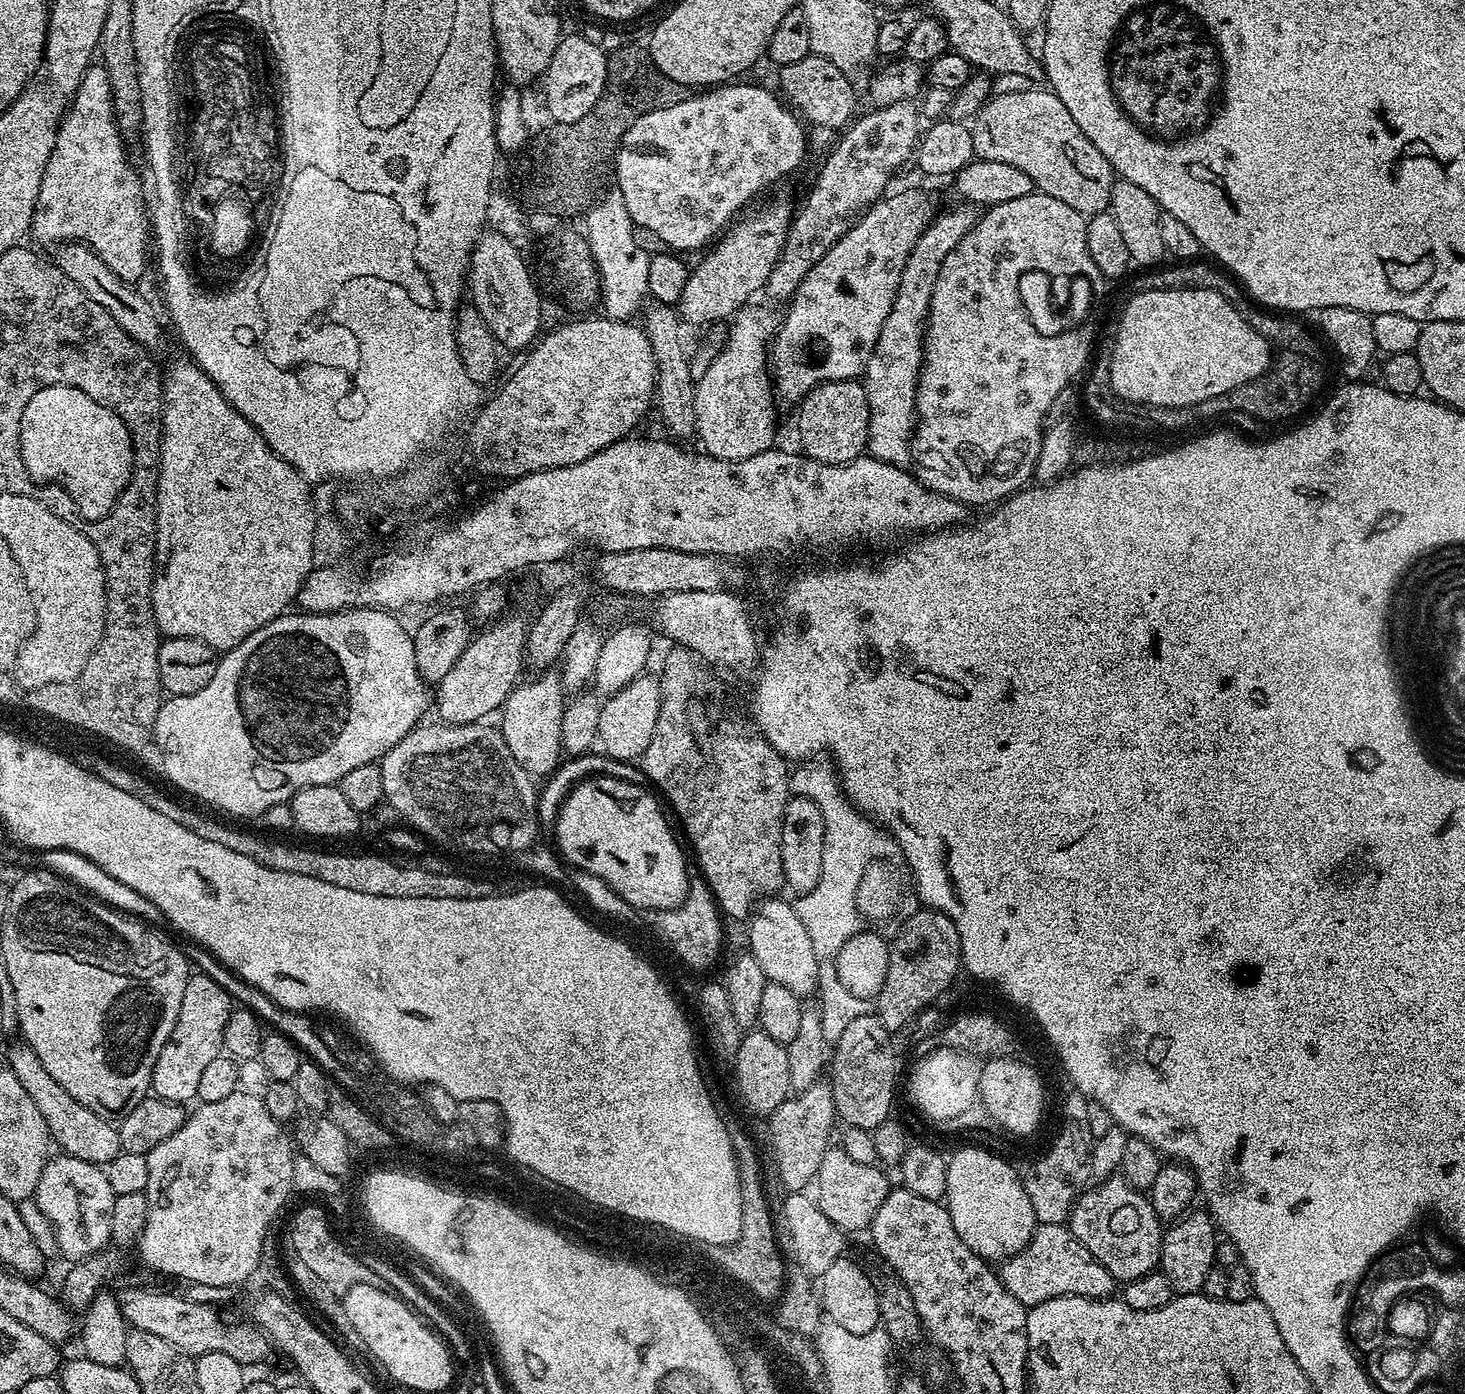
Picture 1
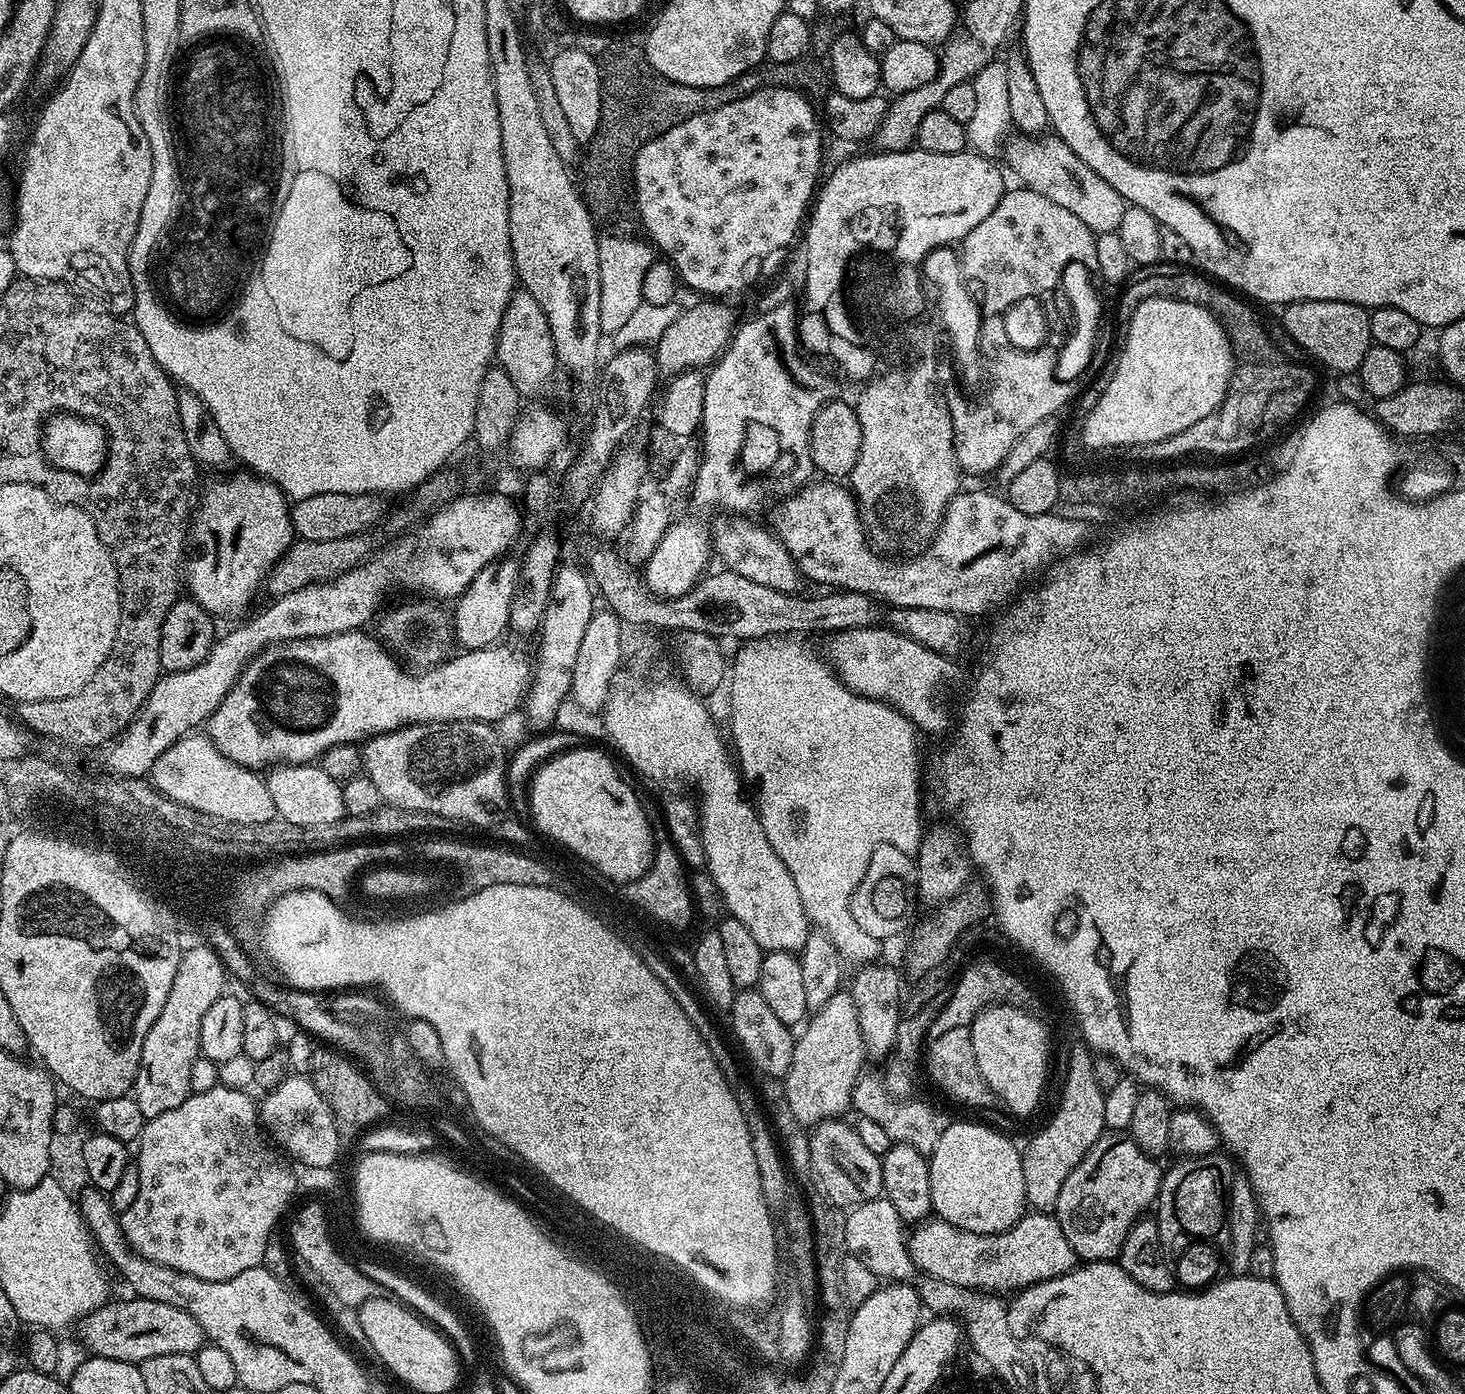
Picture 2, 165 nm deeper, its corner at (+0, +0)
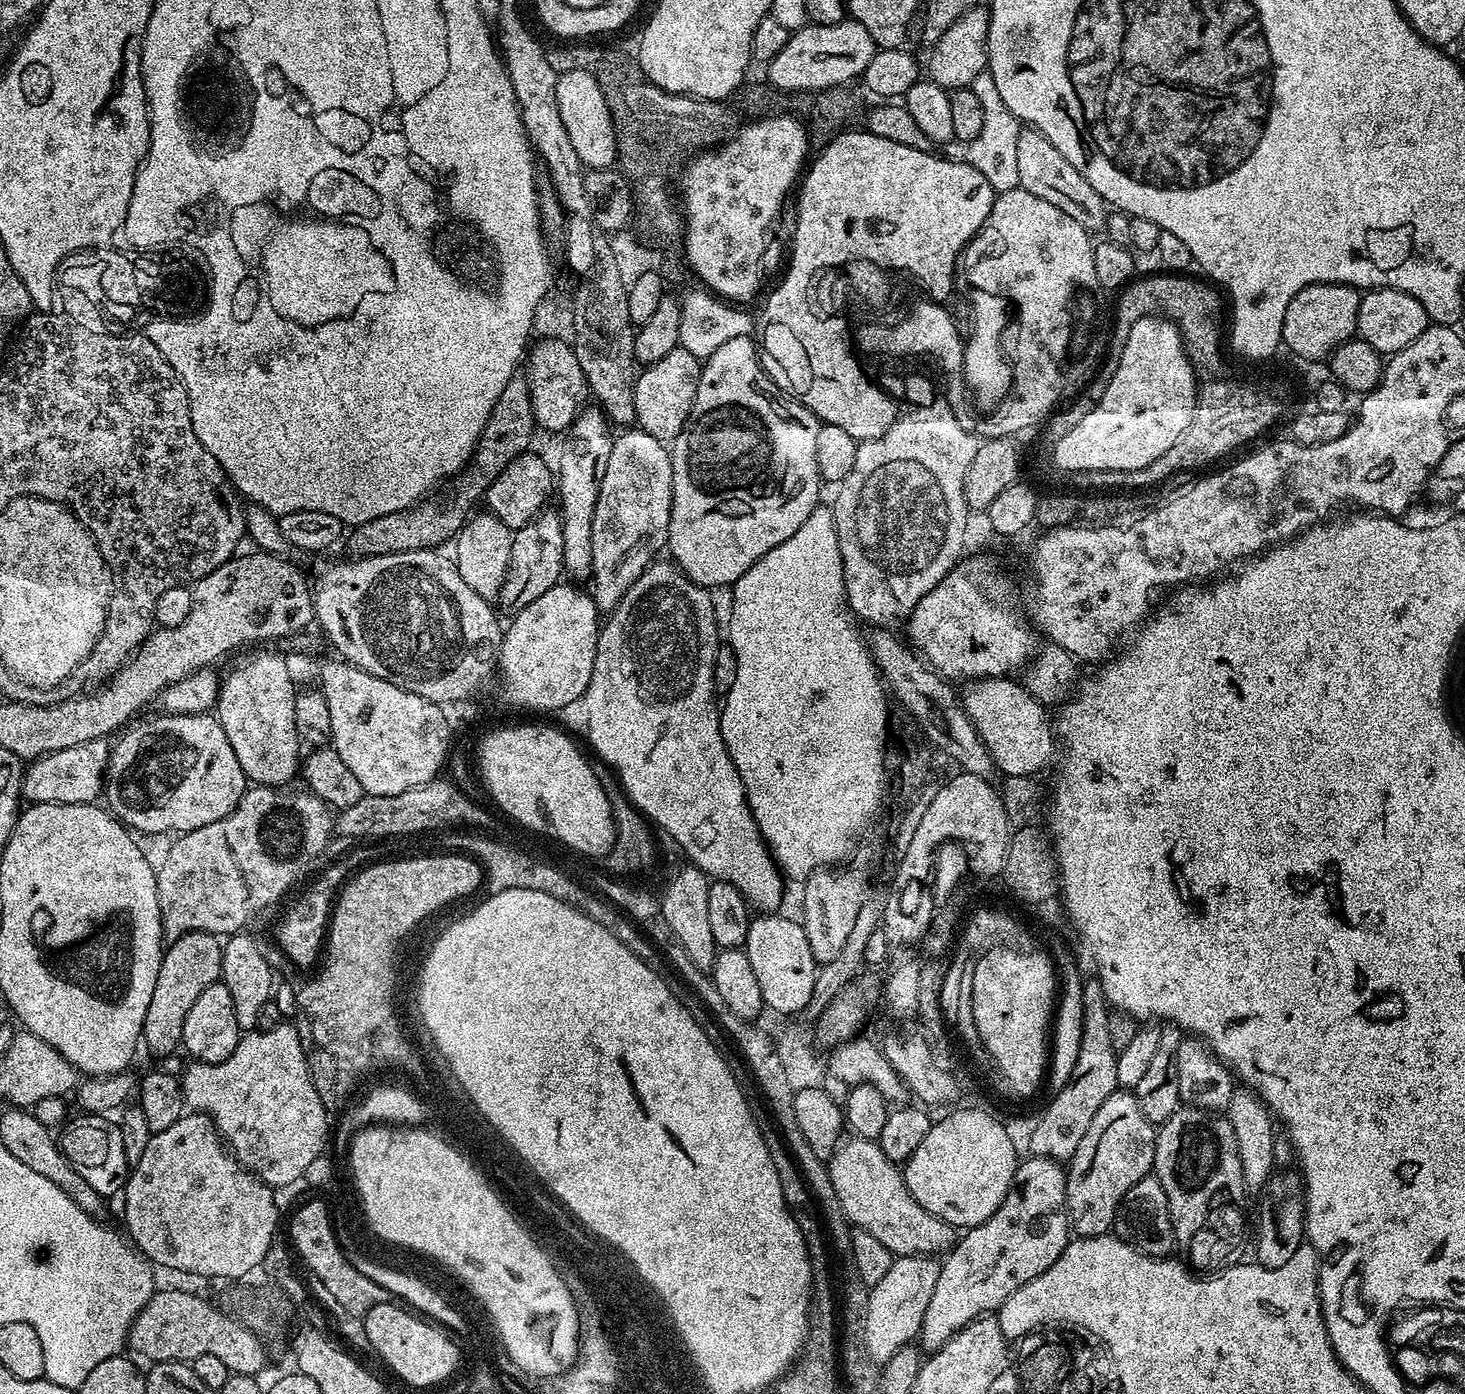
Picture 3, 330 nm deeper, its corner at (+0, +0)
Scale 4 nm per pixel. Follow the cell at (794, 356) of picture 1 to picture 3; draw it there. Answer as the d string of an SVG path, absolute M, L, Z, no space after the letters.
M751 335L732 338L728 342L723 342L722 346L703 361L698 390L688 421L670 444L672 453L672 513L670 514L670 530L668 531L666 548L669 553L672 551L673 557L671 556L671 559L679 571L683 572L685 576L689 576L696 584L709 590L717 590L716 588L722 587L723 584L725 586L735 584L738 578L742 578L742 574L746 574L746 570L750 570L750 566L754 566L754 562L758 562L770 550L774 550L774 546L782 546L782 542L786 542L786 538L791 538L797 532L798 526L802 526L802 522L806 522L806 518L810 518L810 514L821 503L822 481L818 474L818 458L814 458L821 421L817 420L816 415L806 405L793 398L787 391L780 392L781 385L779 383L776 385L760 369L761 353L758 351L757 341L755 344L752 340L754 339Z

